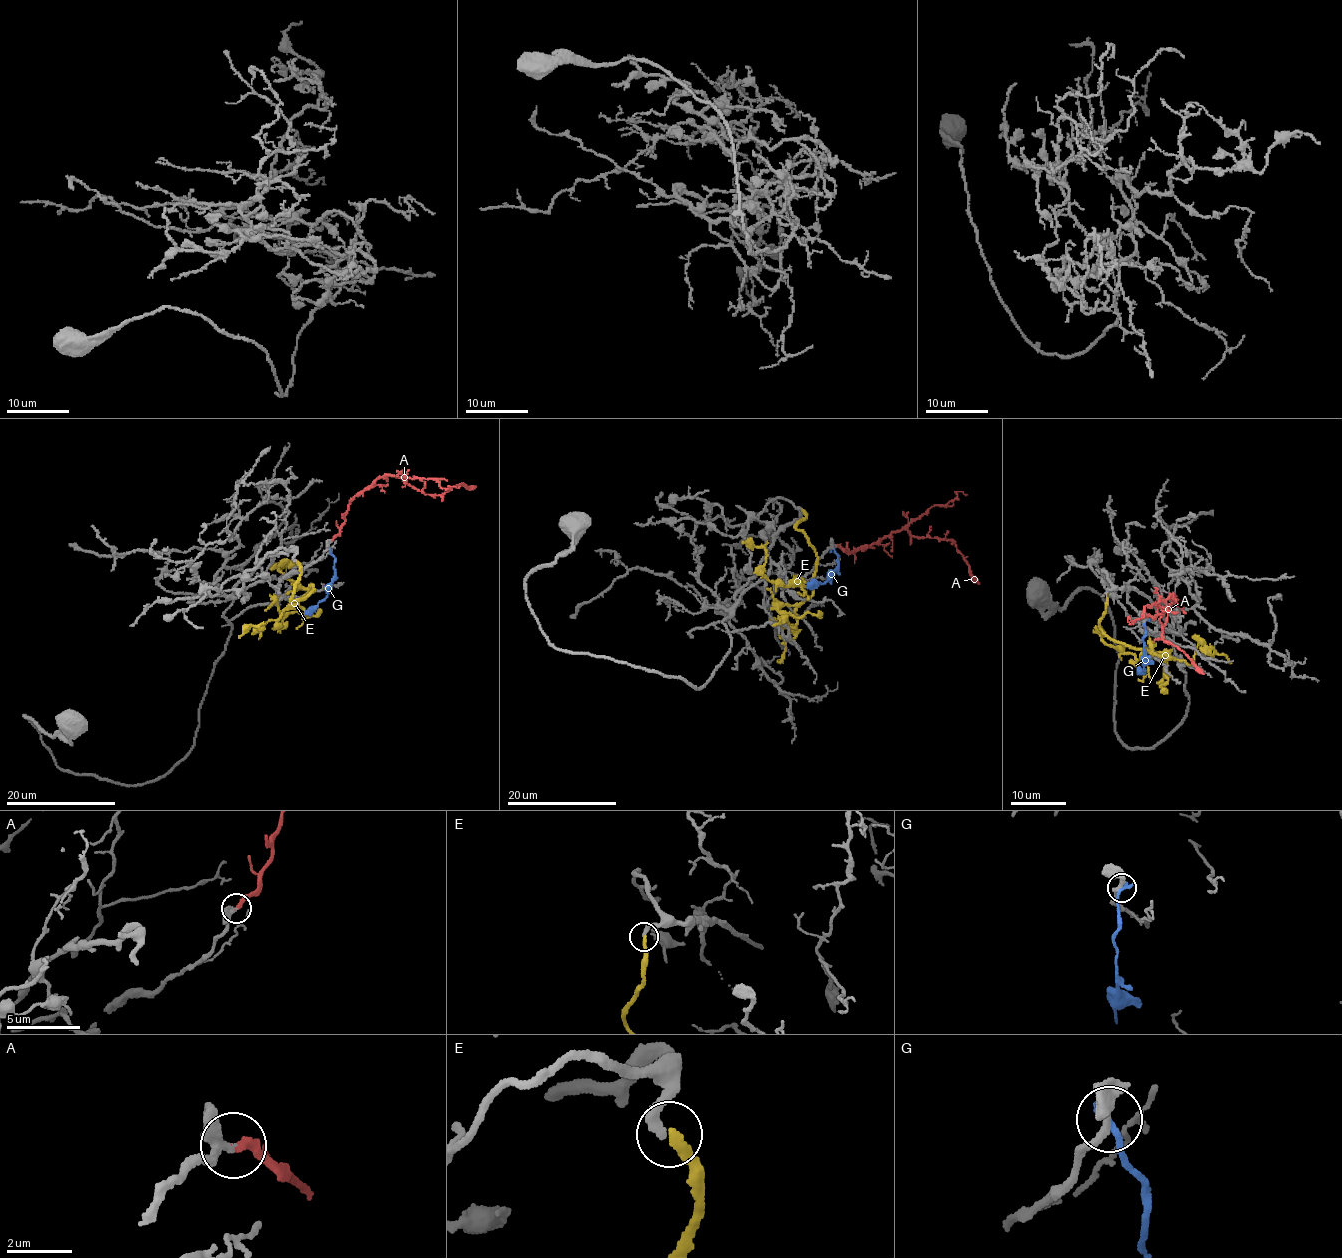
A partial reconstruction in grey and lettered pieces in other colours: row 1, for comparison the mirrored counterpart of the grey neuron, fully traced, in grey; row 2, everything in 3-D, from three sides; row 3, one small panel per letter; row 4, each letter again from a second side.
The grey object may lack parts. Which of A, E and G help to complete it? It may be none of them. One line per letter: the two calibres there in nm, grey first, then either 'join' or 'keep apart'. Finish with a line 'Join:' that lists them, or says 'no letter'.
A: 300/280 nm | join
E: 280/280 nm | join
G: 260/240 nm | keep apart
Join: A, E

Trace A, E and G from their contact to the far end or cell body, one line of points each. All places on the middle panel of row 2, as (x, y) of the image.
A: (836, 545), (848, 552), (905, 529), (917, 537), (948, 540), (954, 543), (979, 584)
E: (802, 509), (805, 520), (796, 527), (815, 553), (816, 571), (795, 627), (779, 624), (787, 629), (777, 661)
G: (833, 549), (838, 555), (834, 575), (821, 584), (807, 583)

